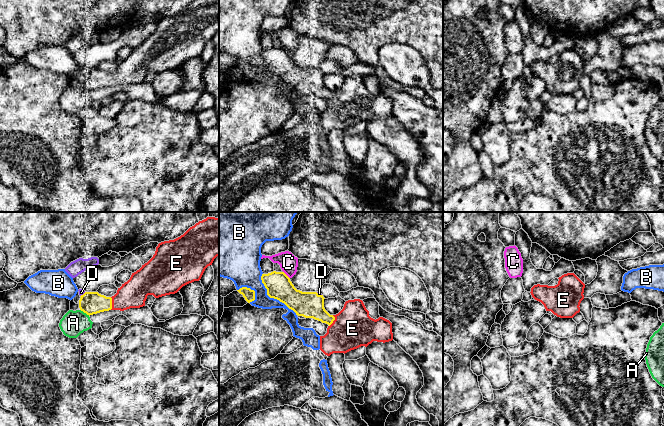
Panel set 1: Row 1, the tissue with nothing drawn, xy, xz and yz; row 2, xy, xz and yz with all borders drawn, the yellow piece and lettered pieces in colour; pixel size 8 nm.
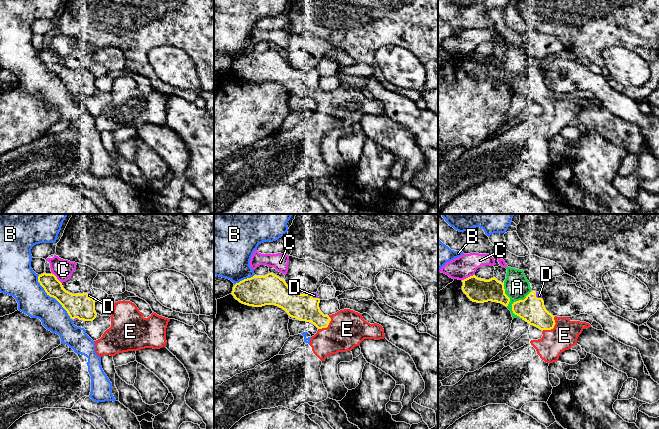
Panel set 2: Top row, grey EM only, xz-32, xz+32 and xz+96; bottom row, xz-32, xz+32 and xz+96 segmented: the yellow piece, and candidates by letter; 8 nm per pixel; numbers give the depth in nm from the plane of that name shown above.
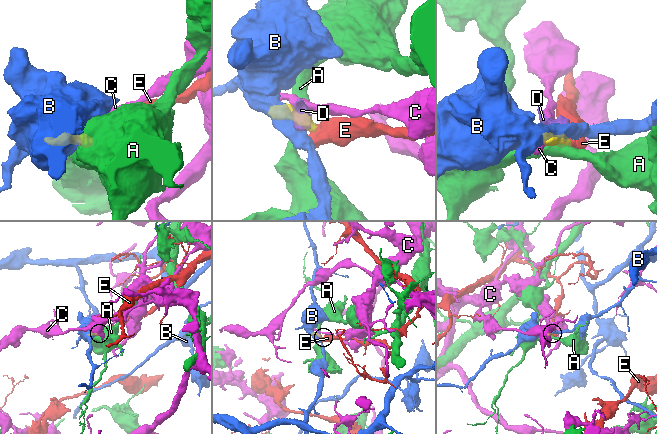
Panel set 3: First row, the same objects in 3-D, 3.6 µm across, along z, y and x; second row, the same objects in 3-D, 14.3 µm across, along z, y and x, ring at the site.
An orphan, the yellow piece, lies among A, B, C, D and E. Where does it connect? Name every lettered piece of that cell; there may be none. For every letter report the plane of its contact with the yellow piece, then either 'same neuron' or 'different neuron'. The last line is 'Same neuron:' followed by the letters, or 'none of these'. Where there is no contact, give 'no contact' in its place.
A: contact in xy; different neuron
B: contact in xz; different neuron
C: contact in xz; different neuron
D: contact in xz; same neuron
E: contact in xy; same neuron
Same neuron: D, E

